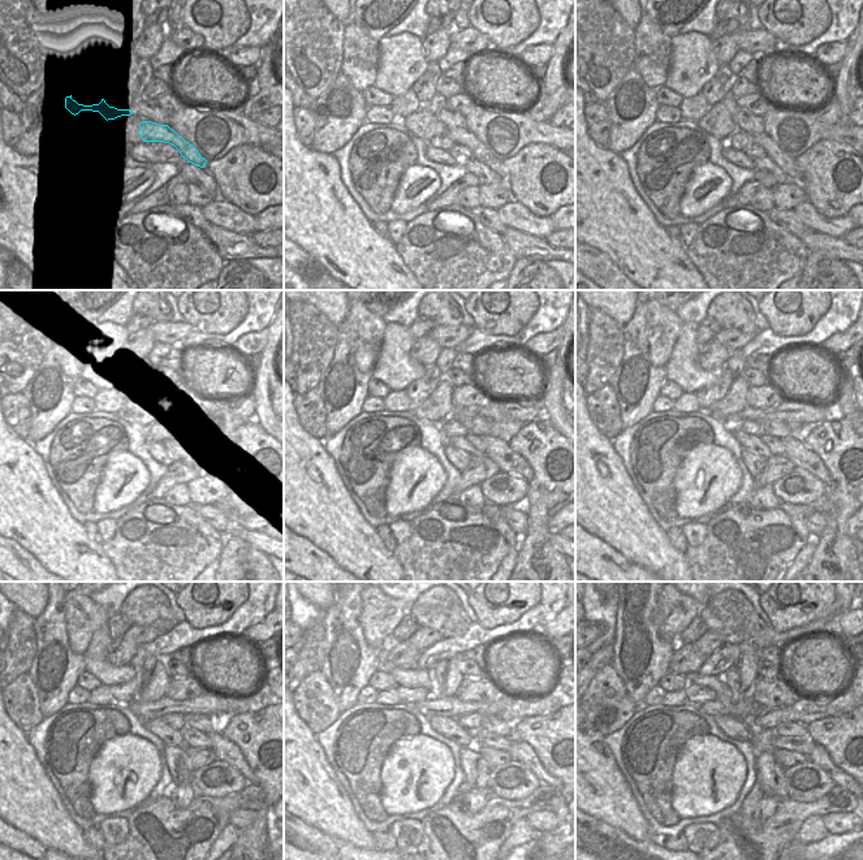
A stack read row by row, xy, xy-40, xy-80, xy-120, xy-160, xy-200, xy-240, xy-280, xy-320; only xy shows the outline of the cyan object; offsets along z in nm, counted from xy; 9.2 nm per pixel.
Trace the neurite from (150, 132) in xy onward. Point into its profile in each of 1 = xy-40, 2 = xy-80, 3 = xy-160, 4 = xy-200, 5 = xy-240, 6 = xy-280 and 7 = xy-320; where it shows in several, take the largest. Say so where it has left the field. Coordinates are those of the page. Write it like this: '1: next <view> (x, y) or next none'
1: next xy-40 (461, 135)
2: next xy-80 (786, 164)
3: next xy-160 (509, 462)
4: next xy-200 (795, 450)
5: next xy-240 (224, 750)
6: next xy-280 (520, 751)
7: next xy-320 (819, 756)

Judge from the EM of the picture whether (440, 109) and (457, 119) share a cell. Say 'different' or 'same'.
same

